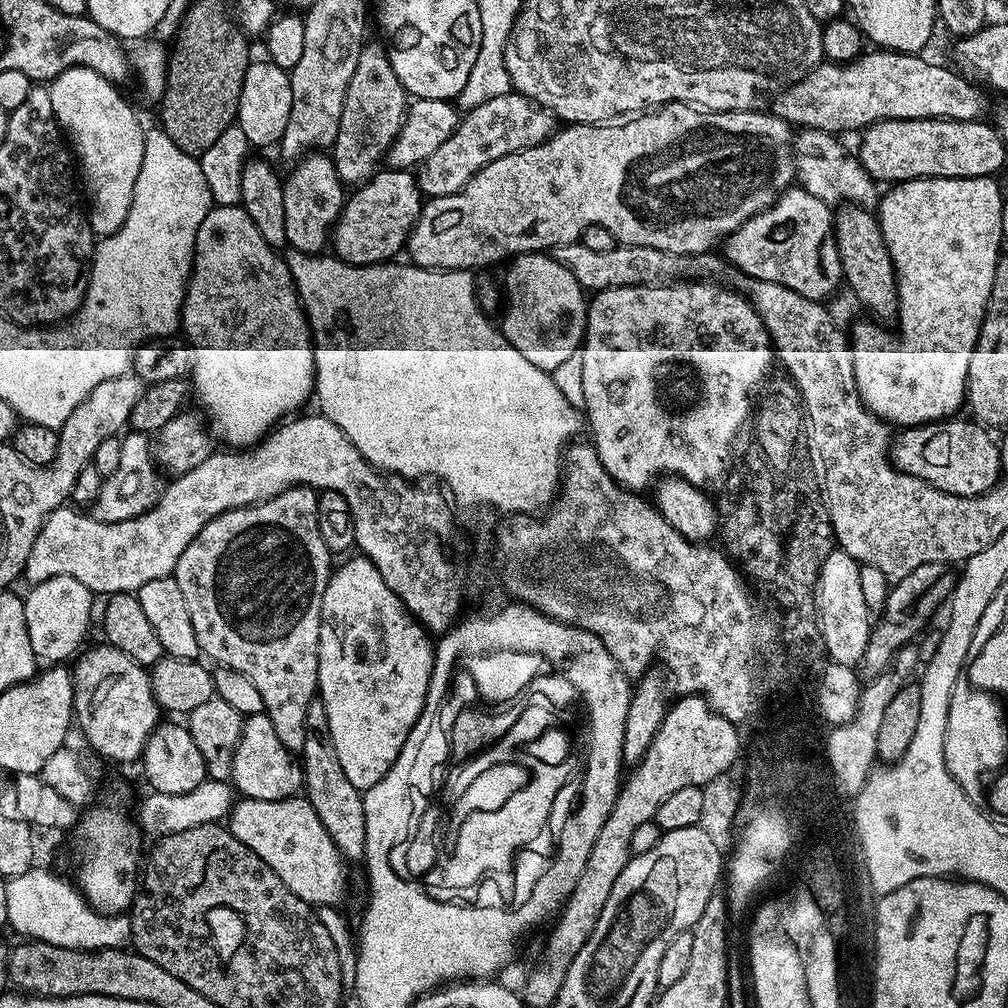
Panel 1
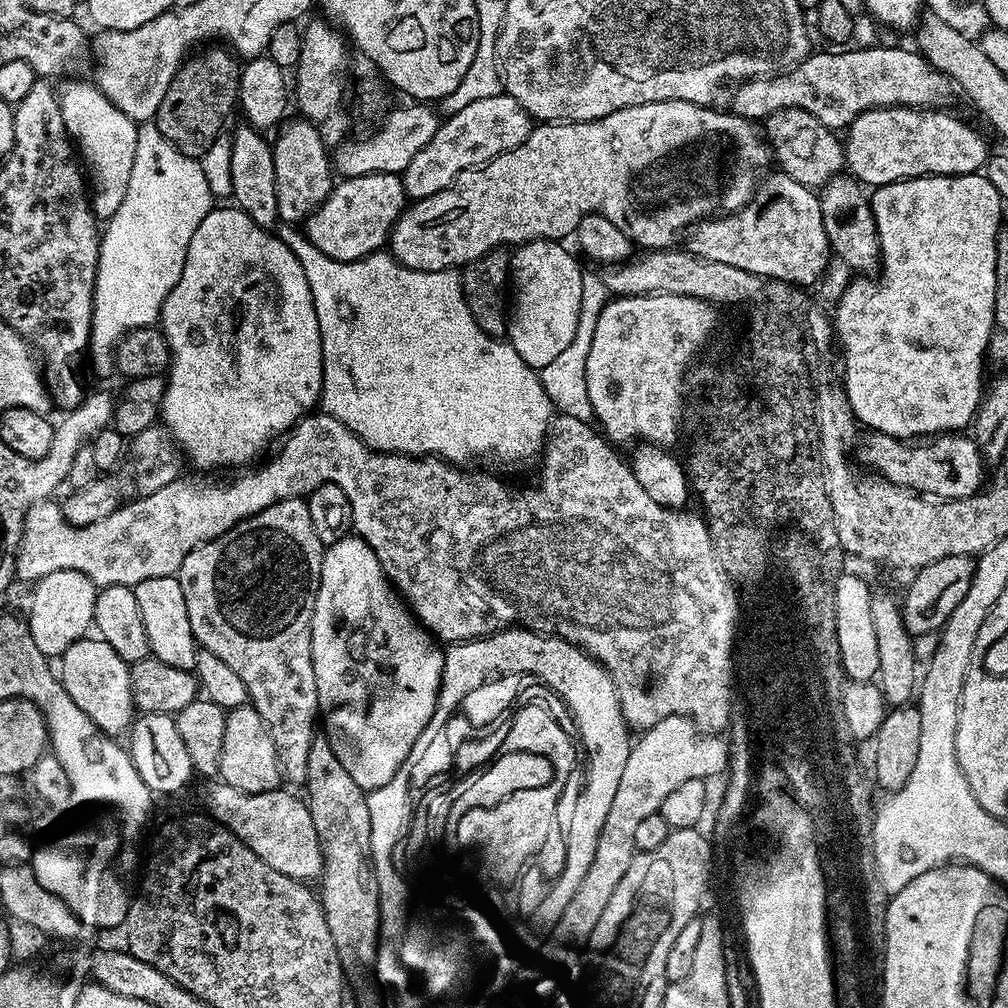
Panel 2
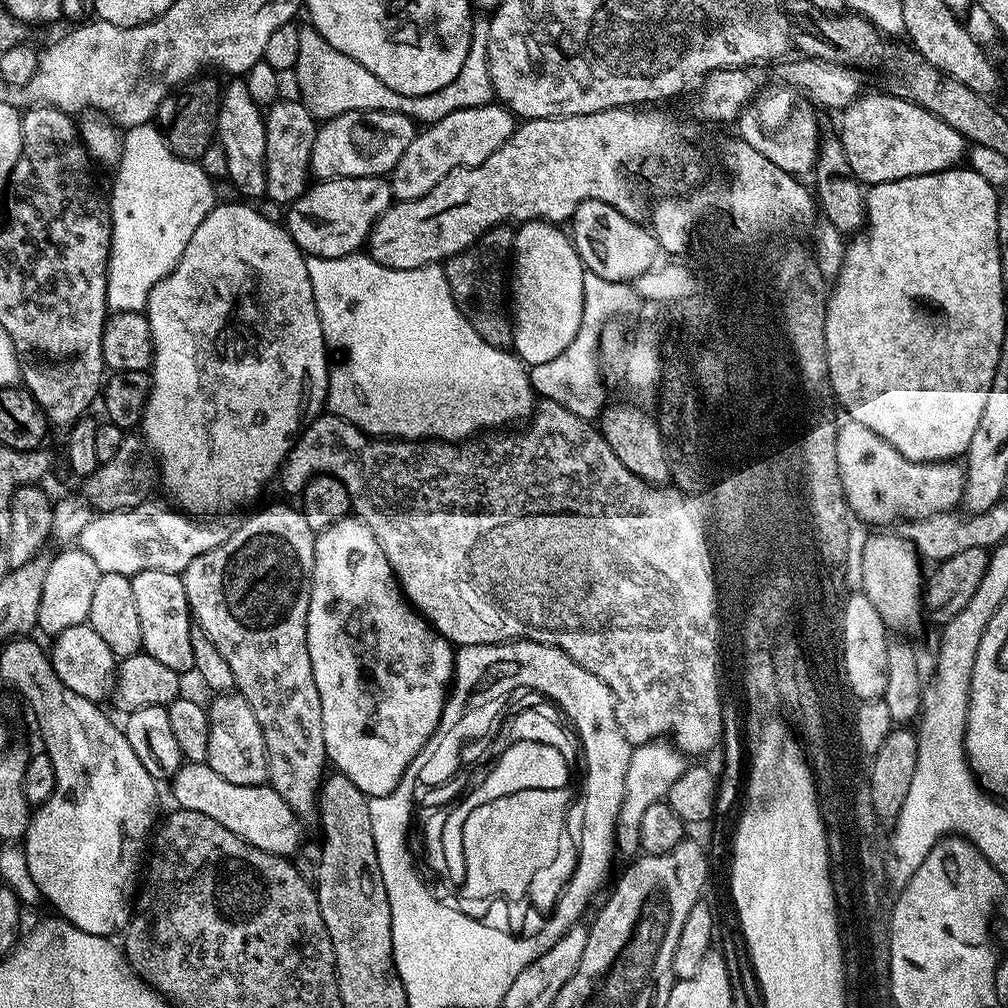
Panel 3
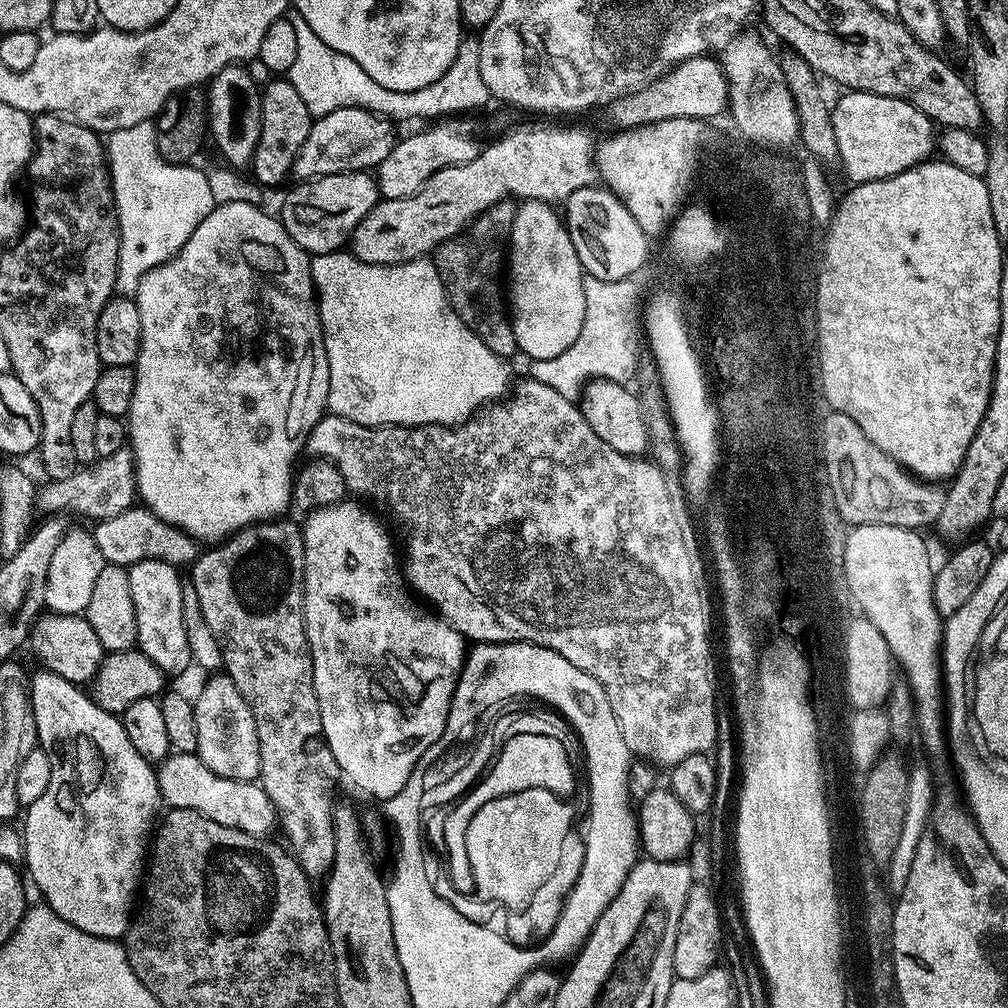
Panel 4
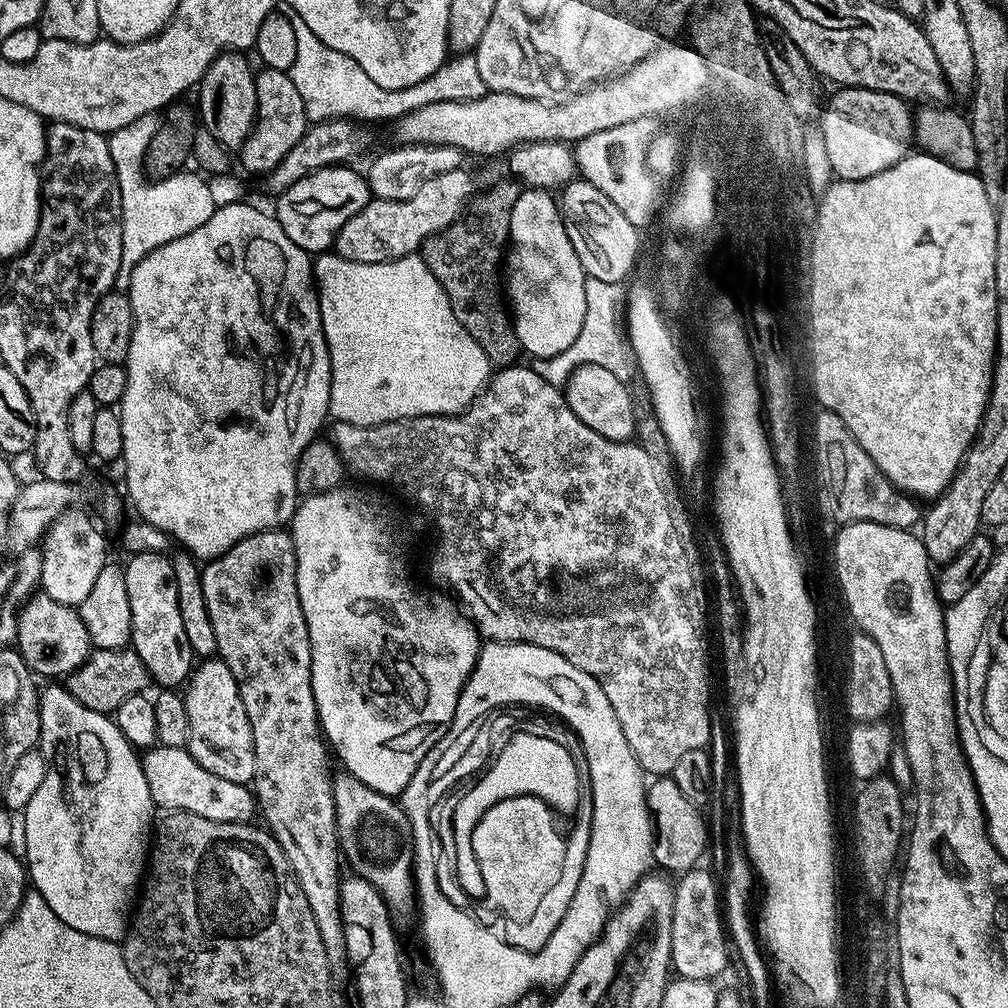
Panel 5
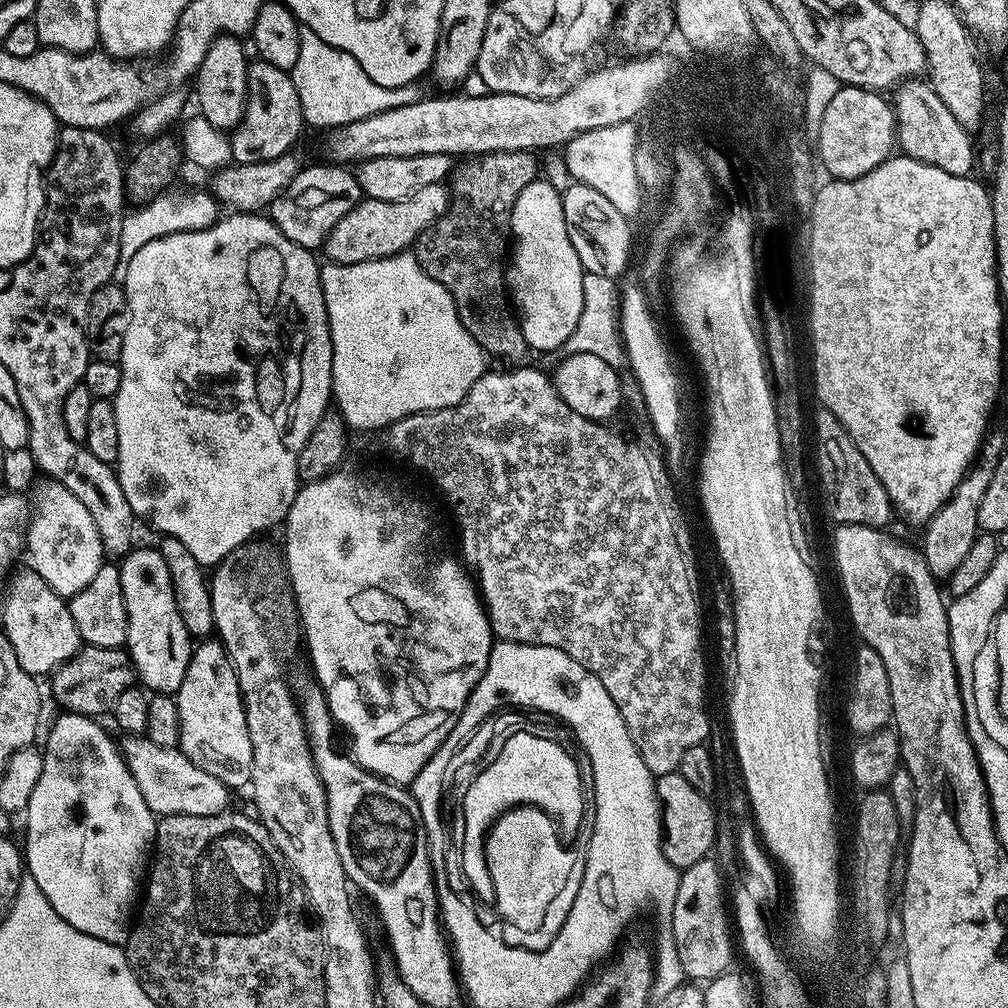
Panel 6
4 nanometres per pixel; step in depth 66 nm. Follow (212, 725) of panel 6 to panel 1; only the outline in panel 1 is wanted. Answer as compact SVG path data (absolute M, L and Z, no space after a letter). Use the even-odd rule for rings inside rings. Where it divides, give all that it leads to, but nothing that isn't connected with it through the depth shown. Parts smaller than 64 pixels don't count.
M264 712L247 717L242 726L242 738L234 750L231 783L241 797L249 800L281 800L297 795L304 787L304 769L284 748L274 730L274 722Z

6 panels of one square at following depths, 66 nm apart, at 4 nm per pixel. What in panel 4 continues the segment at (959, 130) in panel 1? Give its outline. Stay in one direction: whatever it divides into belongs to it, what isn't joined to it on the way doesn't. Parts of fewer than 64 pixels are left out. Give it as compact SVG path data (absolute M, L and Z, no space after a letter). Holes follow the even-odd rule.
M848 90L837 104L831 105L834 142L838 146L838 164L844 167L852 184L890 178L907 168L923 164L938 144L934 122L910 102L873 92Z

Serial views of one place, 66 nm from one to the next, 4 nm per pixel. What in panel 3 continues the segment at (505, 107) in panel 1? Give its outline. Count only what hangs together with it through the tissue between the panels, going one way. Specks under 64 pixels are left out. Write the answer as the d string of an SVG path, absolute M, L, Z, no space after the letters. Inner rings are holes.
M493 102L470 110L454 110L438 122L427 125L406 152L398 158L390 173L392 195L396 200L417 200L430 192L446 174L459 168L473 168L503 146L518 127L517 117L503 104Z

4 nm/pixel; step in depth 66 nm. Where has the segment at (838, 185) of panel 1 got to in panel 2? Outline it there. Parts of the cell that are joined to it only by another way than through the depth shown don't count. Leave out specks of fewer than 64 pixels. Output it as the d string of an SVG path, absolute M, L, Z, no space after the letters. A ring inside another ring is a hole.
M784 108L781 112L773 112L767 117L763 121L762 128L766 133L766 140L775 163L776 160L780 163L777 164L779 171L794 178L794 182L816 190L831 176L845 171L846 161L841 137L836 137L839 135L833 129L818 122L814 114L806 114L806 110L801 108Z

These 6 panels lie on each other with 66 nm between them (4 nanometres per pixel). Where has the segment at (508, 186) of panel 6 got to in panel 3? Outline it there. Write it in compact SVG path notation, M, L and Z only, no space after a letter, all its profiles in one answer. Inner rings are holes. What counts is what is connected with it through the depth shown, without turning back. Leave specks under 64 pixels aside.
M508 226L490 228L476 243L442 264L458 310L462 310L470 326L474 326L474 330L478 330L480 337L490 342L490 346L505 350L513 347L512 318L506 303L506 265L512 254L513 235L513 229Z

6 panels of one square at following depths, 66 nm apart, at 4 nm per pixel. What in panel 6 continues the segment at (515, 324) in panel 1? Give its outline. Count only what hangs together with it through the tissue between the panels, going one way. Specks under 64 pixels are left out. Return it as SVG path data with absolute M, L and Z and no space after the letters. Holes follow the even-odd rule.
M537 178L530 181L518 194L518 202L514 202L512 211L511 235L514 247L510 252L510 263L506 268L506 291L518 313L520 329L526 338L529 349L540 352L552 352L563 349L570 334L578 325L579 314L583 304L582 262L578 258L578 250L574 250L574 242L570 242L570 234L566 230L566 214L561 189L555 188L548 180Z

